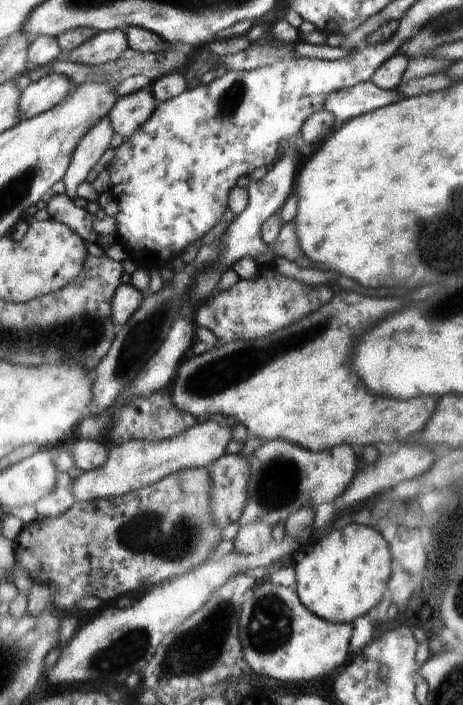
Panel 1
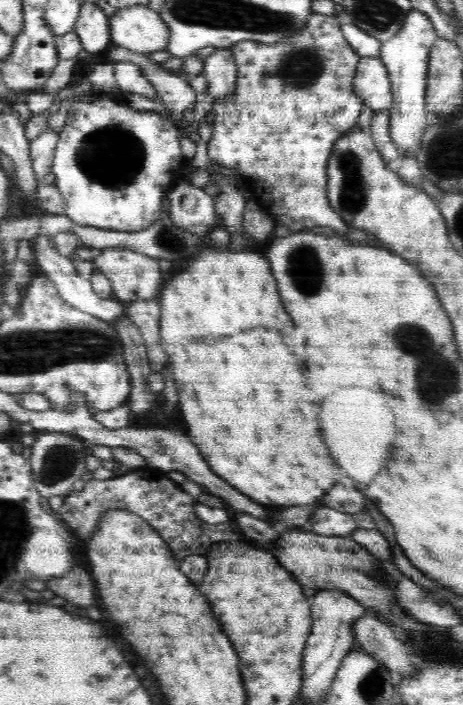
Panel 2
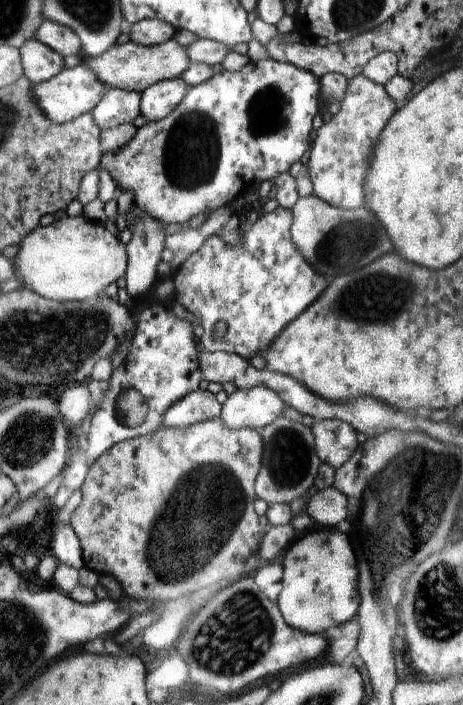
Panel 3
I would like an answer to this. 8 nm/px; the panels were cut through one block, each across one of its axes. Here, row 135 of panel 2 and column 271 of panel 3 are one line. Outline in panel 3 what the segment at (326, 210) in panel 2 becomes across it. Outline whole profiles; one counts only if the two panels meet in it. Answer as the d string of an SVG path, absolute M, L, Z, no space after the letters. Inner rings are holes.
M279 206L260 217L248 231L244 231L240 236L240 244L236 246L226 244L219 235L206 238L202 248L188 256L174 272L173 298L195 318L200 317L200 326L204 329L204 334L199 340L201 350L237 354L247 361L258 354L262 355L270 348L274 338L326 290L329 282L315 272L302 258L302 254L294 248L291 237L292 223L293 212ZM218 321L225 323L226 330L223 337L214 339L213 328Z

